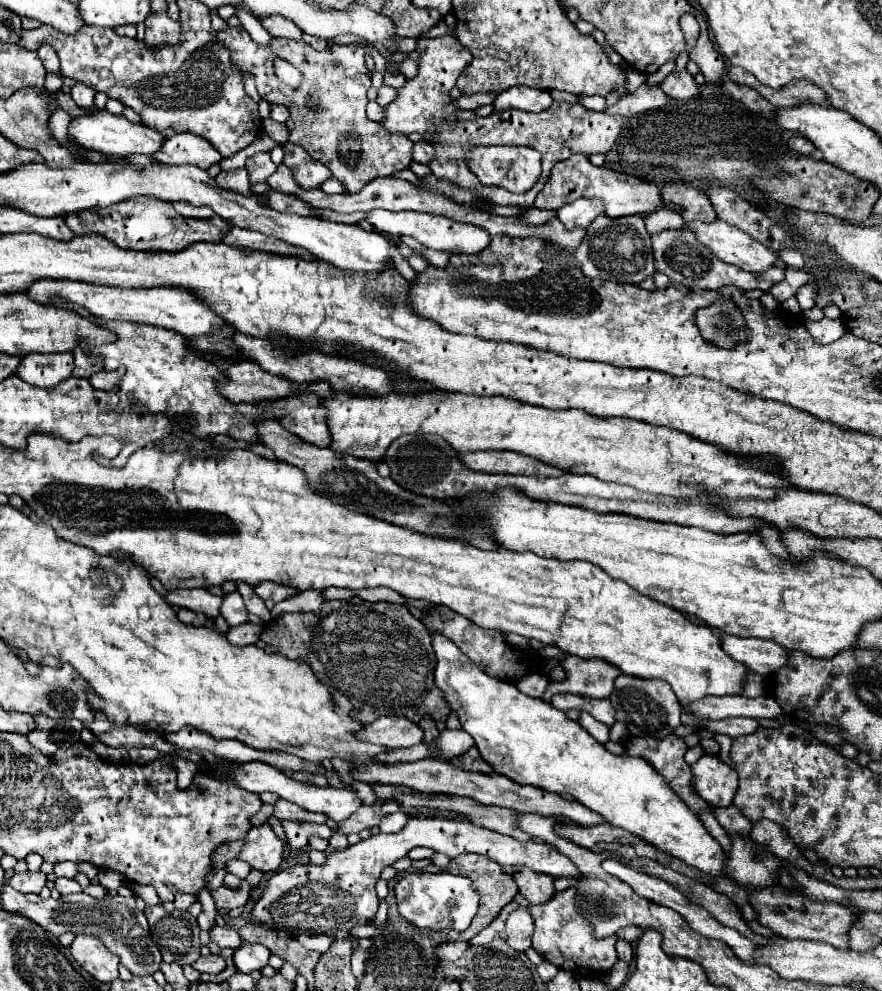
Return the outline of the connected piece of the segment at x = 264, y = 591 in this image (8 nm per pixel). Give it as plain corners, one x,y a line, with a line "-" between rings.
265,581
265,583
259,583
259,585
255,587
255,593
257,593
263,601
271,599
271,601
279,603
279,601
285,601
285,599
289,599
289,597
295,597
299,591
295,591
293,587
287,587
287,585
279,585
279,583

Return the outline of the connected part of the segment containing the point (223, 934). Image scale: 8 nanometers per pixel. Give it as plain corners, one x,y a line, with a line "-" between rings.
215,925
211,929
211,941
217,943
219,947
229,947
229,949
239,949
241,947
241,939
239,933
231,927
219,927

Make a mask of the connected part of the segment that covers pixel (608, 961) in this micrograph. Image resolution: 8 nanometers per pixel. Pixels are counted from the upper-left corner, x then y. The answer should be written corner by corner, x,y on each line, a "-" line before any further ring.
569,887
565,891
557,891
551,901
541,905
527,905
527,911
531,913
535,921
535,933
533,933
533,949
549,963
563,971
575,971
581,967
581,975
595,975
609,971
615,961
615,935
607,939
595,939
591,933
591,925
577,913
577,899
575,889

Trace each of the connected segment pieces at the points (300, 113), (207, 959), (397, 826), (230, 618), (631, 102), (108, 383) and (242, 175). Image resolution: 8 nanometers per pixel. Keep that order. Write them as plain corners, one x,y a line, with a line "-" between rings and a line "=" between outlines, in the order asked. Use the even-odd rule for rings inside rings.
233,27
217,33
231,53
231,63
243,73
255,77
257,91
269,103
279,103
289,109
289,119
285,121
289,129
289,141
301,145
313,159
327,165
331,175
339,179
349,193
359,193
367,181
375,177
389,177
411,163
413,143
401,133
387,133
379,123
365,115
367,89
371,87
371,77
365,67
365,45
327,45
323,51
315,51
305,41
293,39
271,39
271,49
255,45
243,27
-
283,57
283,61
295,65
303,73
299,89
291,89
281,81
275,81
273,59
=
201,955
199,961
193,963
193,969
197,969
199,973
213,973
213,975
221,973
225,967
227,967
227,963
221,955
205,955
205,957
=
397,811
397,813
393,813
393,815
383,817
383,823
379,823
379,829
381,829
381,833
395,833
395,831
401,831
401,829
405,827
407,819
409,819
409,817
407,817
405,813
=
237,591
223,597
221,617
227,621
229,627
237,627
247,621
247,609
245,609
245,603
=
641,85
633,95
625,95
619,99
613,107
607,107
605,113
611,115
621,115
621,117
631,117
649,109
663,107
669,101
669,97
661,91
661,87
651,87
651,85
=
123,367
119,371
99,371
99,373
93,373
91,375
91,385
95,389
111,389
115,387
123,377
=
233,169
233,171
221,171
215,177
217,185
223,185
223,189
235,189
237,193
251,193
251,183
247,177
247,169

